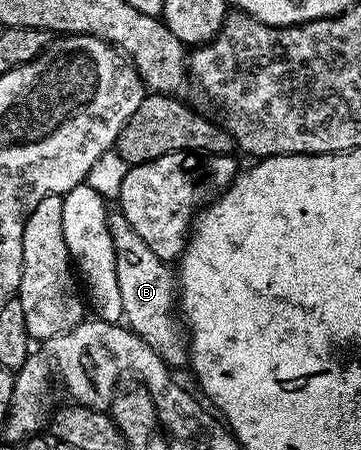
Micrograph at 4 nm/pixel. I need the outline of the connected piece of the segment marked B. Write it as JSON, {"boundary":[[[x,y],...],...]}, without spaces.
{"boundary":[[[119,212],[109,213],[108,228],[114,242],[114,272],[118,272],[118,292],[122,292],[122,308],[127,325],[158,352],[158,356],[169,367],[177,368],[189,361],[190,344],[186,330],[178,314],[178,282],[170,271],[169,263],[164,262],[130,228],[130,220]]]}

